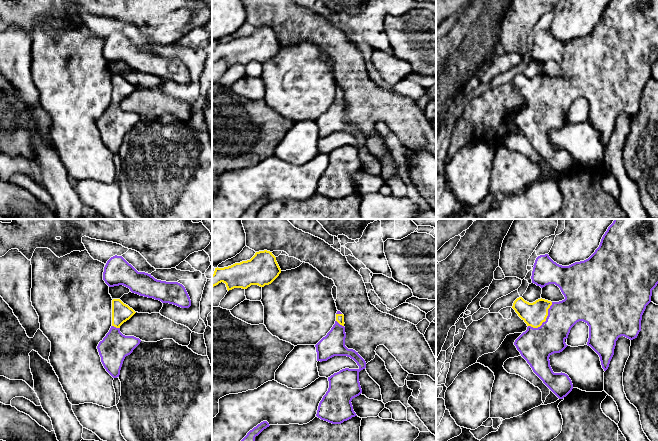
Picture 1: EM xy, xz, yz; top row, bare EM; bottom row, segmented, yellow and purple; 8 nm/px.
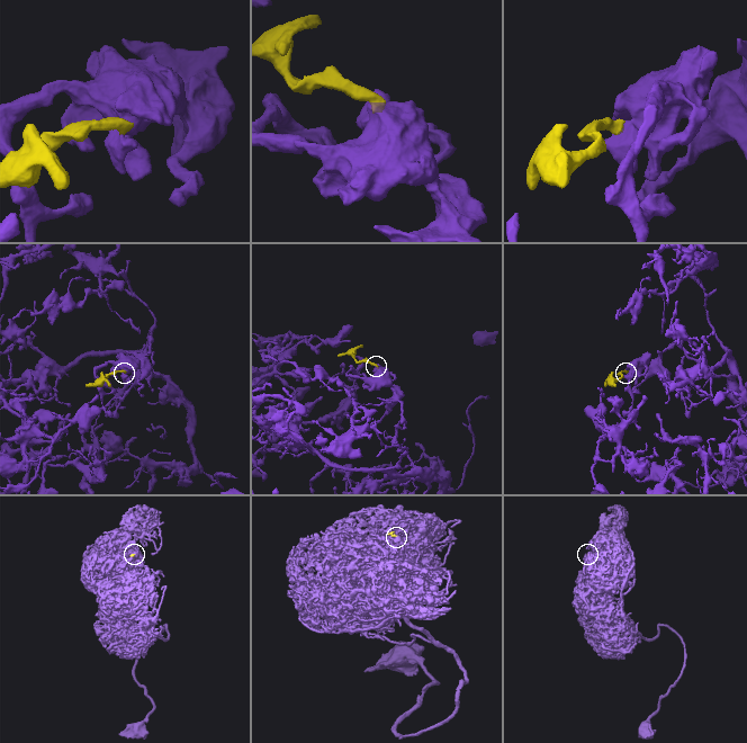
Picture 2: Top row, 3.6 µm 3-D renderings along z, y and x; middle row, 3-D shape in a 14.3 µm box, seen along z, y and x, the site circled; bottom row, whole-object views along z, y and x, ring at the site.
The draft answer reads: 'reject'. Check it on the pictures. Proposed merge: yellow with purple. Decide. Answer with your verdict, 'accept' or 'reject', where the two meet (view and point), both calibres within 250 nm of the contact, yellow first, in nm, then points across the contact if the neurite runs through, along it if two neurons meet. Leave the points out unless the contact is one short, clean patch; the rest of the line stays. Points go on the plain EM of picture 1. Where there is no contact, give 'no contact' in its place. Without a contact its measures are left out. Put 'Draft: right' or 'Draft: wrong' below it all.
accept; contact yz (545, 96); calibres 190 and 280 nm; way yz (534, 90), (541, 92), (545, 96), (545, 111), (535, 121)
Draft: wrong

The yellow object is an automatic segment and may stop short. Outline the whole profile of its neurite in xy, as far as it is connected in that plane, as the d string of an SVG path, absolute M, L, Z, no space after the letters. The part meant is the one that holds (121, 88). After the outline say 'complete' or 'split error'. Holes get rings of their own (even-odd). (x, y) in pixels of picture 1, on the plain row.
M120 75L112 76L112 102L99 118L97 125L104 144L113 154L119 153L125 133L130 131L141 118L139 114L125 112L120 108L120 102L135 89Z | split error

